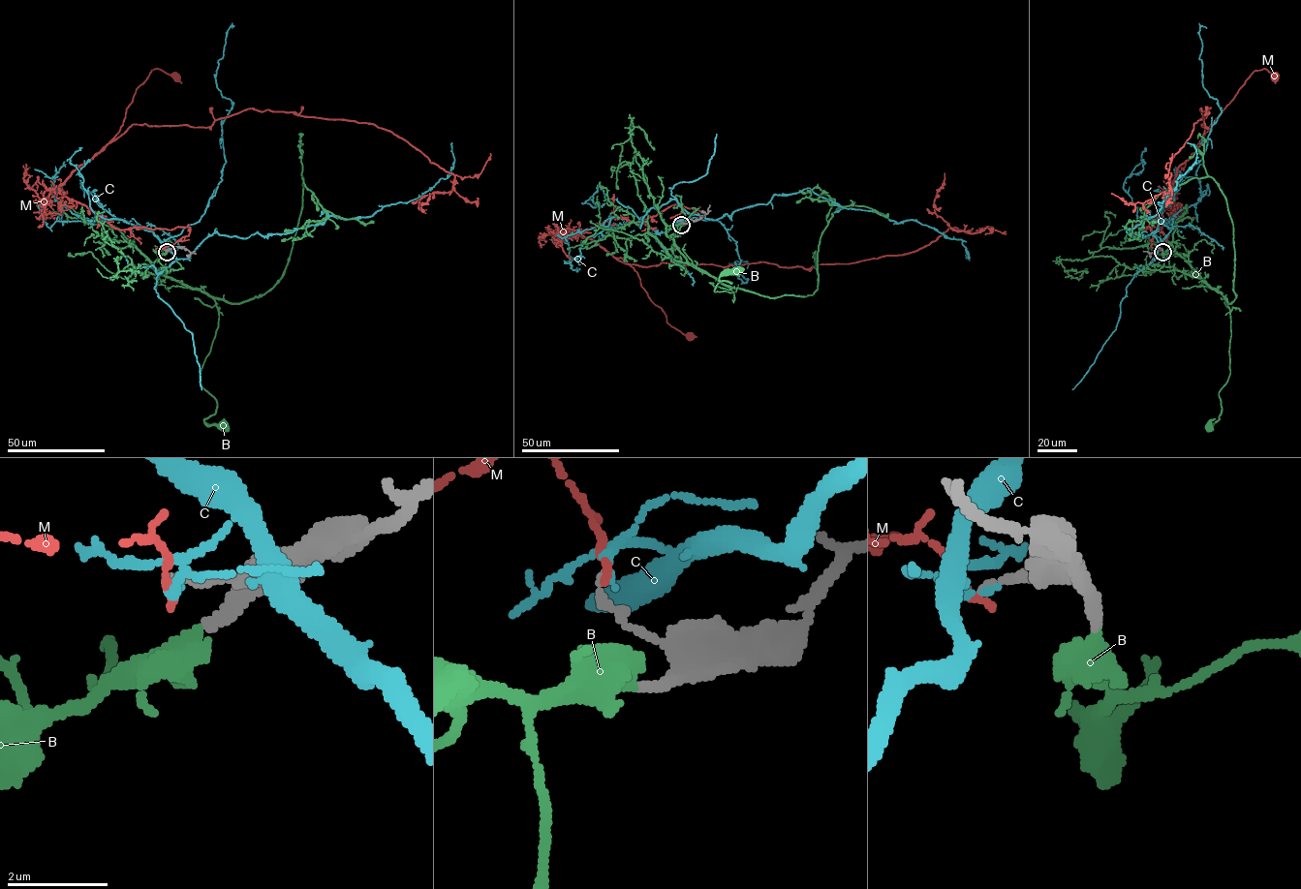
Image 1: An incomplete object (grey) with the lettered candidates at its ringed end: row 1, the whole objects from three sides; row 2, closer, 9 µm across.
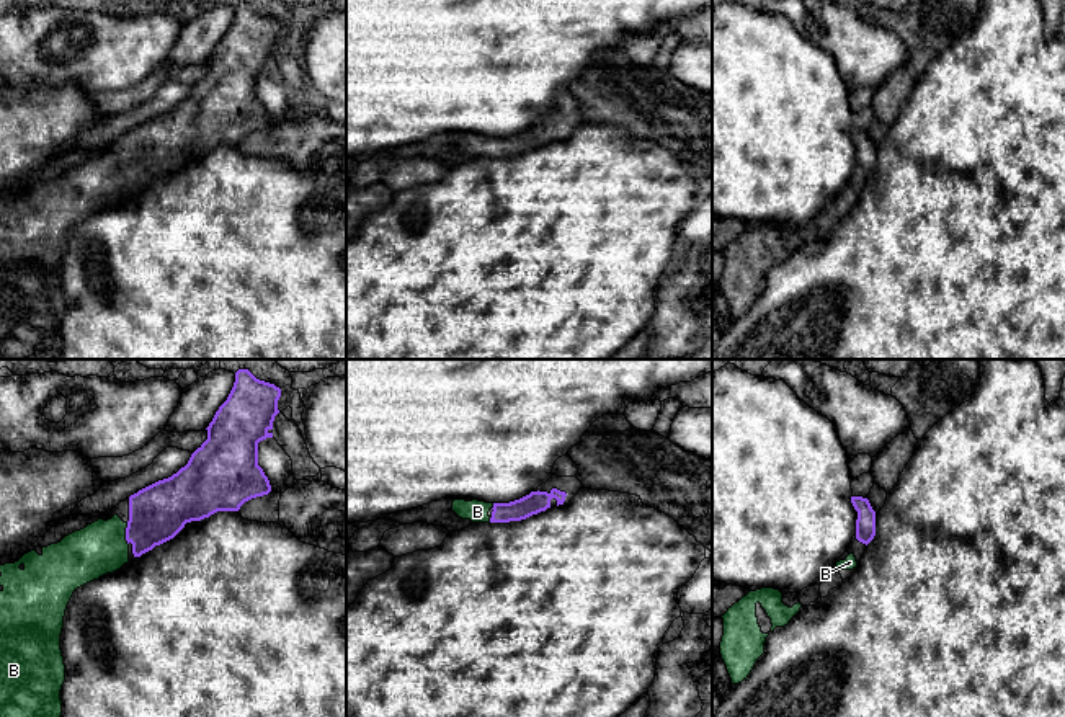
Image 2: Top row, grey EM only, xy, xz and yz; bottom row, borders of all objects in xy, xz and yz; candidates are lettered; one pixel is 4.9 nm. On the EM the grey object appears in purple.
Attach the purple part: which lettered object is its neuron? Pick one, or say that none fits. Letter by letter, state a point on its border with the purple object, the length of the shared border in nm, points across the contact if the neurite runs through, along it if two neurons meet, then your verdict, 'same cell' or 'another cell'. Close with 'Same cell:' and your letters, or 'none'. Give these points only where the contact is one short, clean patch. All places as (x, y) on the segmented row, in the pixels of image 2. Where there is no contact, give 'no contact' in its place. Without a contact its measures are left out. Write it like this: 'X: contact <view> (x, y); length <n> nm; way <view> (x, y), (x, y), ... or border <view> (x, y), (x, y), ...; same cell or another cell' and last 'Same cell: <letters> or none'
B: contact xy (126, 534); length 110 nm; way xy (157, 513), (139, 531), (126, 534), (115, 534), (84, 556); same cell
C: no contact; another cell
M: no contact; another cell
Same cell: B

